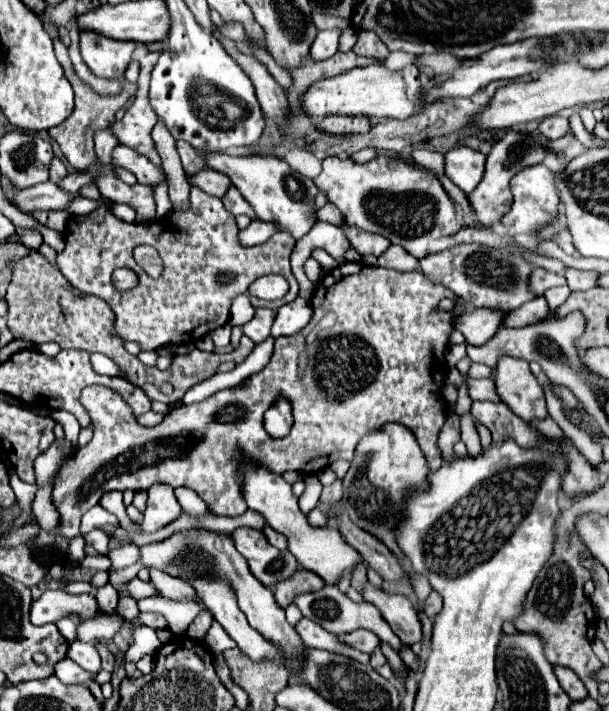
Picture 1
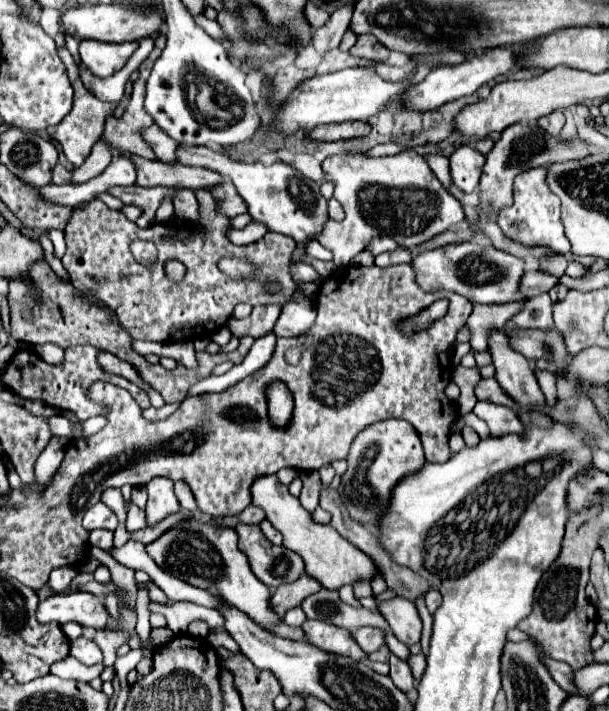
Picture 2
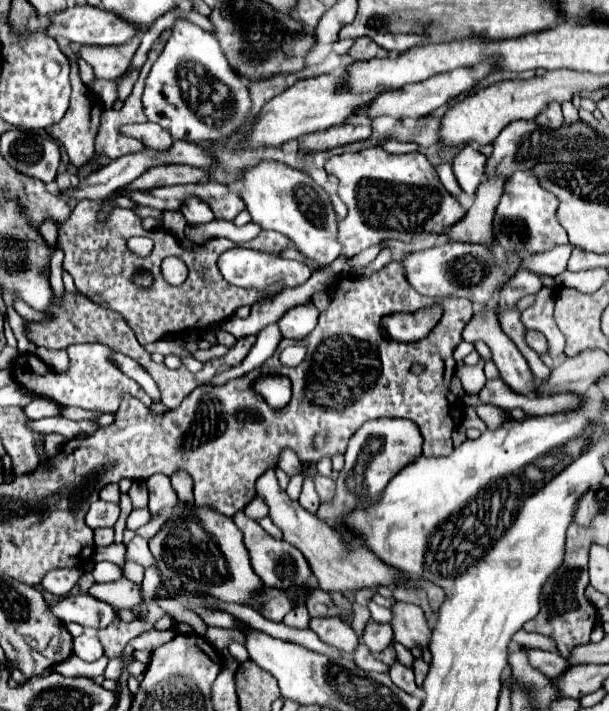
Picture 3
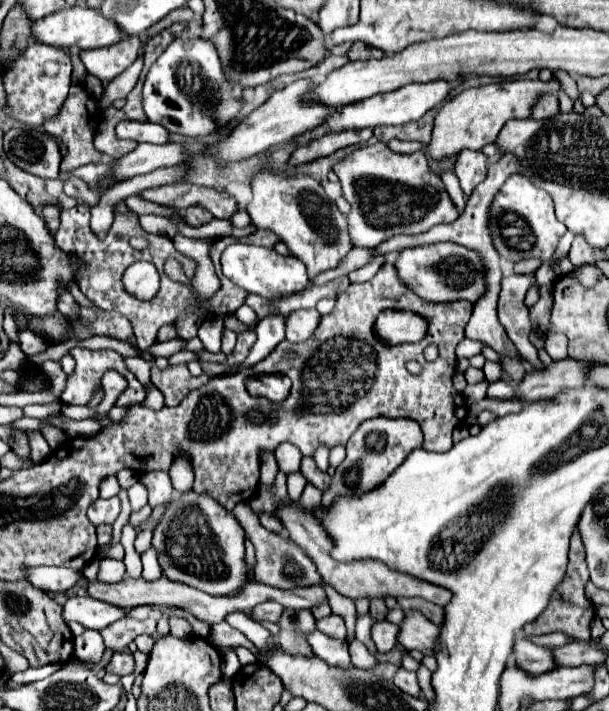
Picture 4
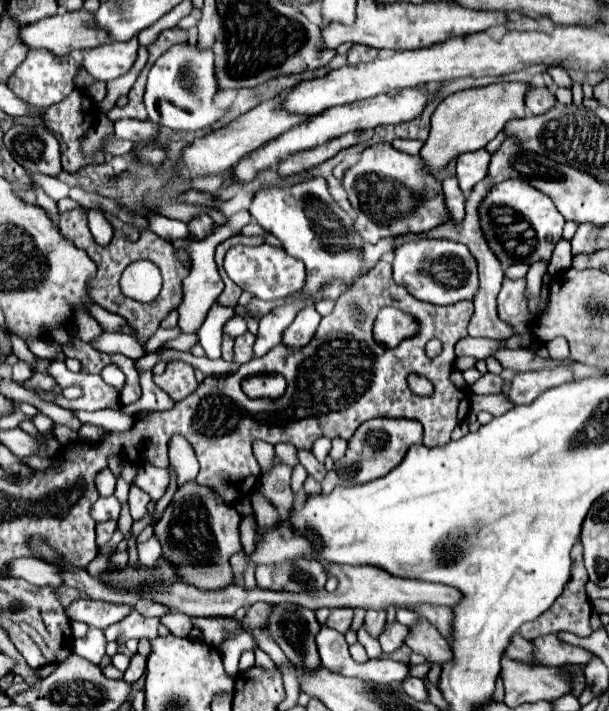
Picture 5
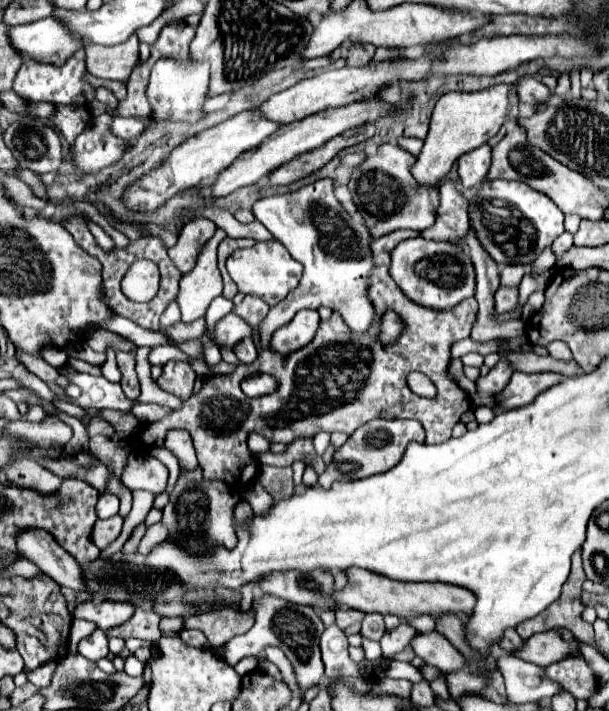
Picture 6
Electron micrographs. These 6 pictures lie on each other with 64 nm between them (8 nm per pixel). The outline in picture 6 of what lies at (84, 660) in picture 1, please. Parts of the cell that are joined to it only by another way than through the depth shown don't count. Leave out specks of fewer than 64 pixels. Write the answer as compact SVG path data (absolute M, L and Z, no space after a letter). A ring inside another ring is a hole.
M94 630L92 636L88 636L86 640L82 640L78 644L78 652L92 662L98 662L100 658L108 656L108 636L106 636L106 632Z

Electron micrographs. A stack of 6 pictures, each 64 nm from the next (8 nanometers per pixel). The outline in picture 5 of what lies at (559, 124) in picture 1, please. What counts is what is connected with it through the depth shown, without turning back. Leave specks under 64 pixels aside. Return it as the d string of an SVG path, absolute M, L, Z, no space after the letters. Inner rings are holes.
M530 86L528 94L526 94L526 106L536 116L548 112L554 106L554 102L556 102L556 98L546 86Z

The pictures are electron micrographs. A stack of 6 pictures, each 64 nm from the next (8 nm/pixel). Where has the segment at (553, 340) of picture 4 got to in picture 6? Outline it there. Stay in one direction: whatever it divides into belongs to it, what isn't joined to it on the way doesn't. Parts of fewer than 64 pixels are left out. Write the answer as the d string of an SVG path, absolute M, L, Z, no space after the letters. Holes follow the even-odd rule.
M552 342L548 346L548 352L556 360L564 360L564 362L570 362L572 360L572 352L570 352L570 348L564 342Z

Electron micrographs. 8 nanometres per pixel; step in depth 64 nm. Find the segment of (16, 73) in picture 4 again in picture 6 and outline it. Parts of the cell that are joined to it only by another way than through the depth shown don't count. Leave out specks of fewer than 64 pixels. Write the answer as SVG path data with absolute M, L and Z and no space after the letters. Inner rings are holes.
M70 56L64 66L52 66L52 64L38 64L32 60L24 60L20 66L12 90L32 102L50 102L50 104L90 104L96 98L96 88L84 80L86 64L82 60L76 60Z

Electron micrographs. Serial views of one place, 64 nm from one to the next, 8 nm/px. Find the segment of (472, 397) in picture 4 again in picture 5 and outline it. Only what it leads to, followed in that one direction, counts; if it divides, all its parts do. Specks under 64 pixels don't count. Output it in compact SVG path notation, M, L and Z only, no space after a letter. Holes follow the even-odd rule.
M484 374L478 382L472 384L472 394L500 394L504 388L504 380L496 374Z

